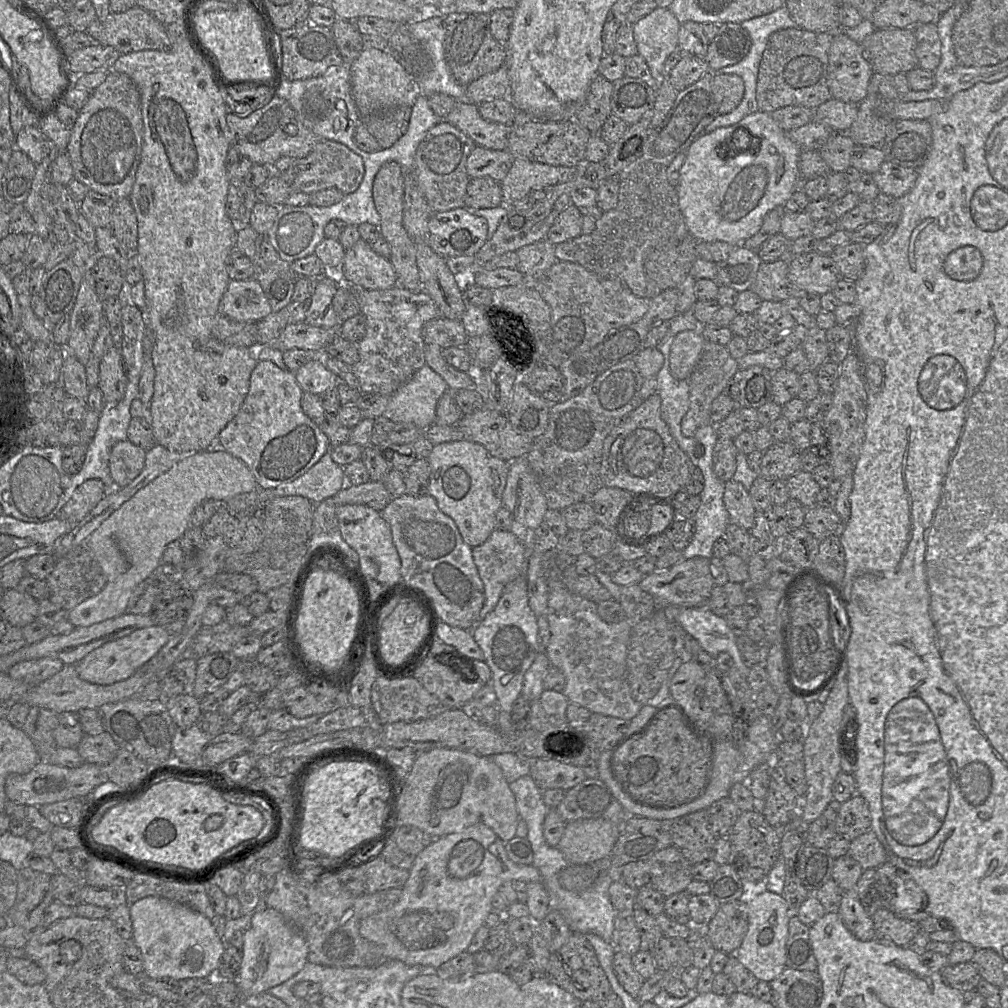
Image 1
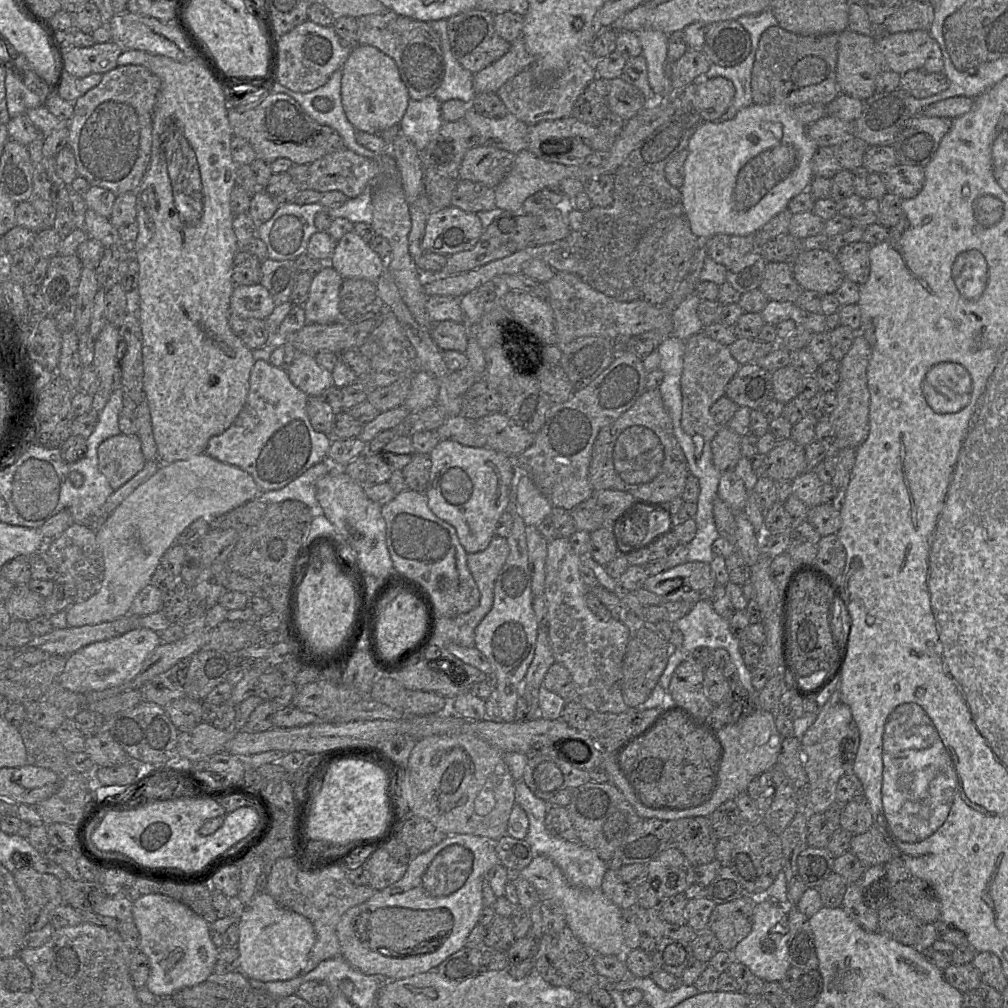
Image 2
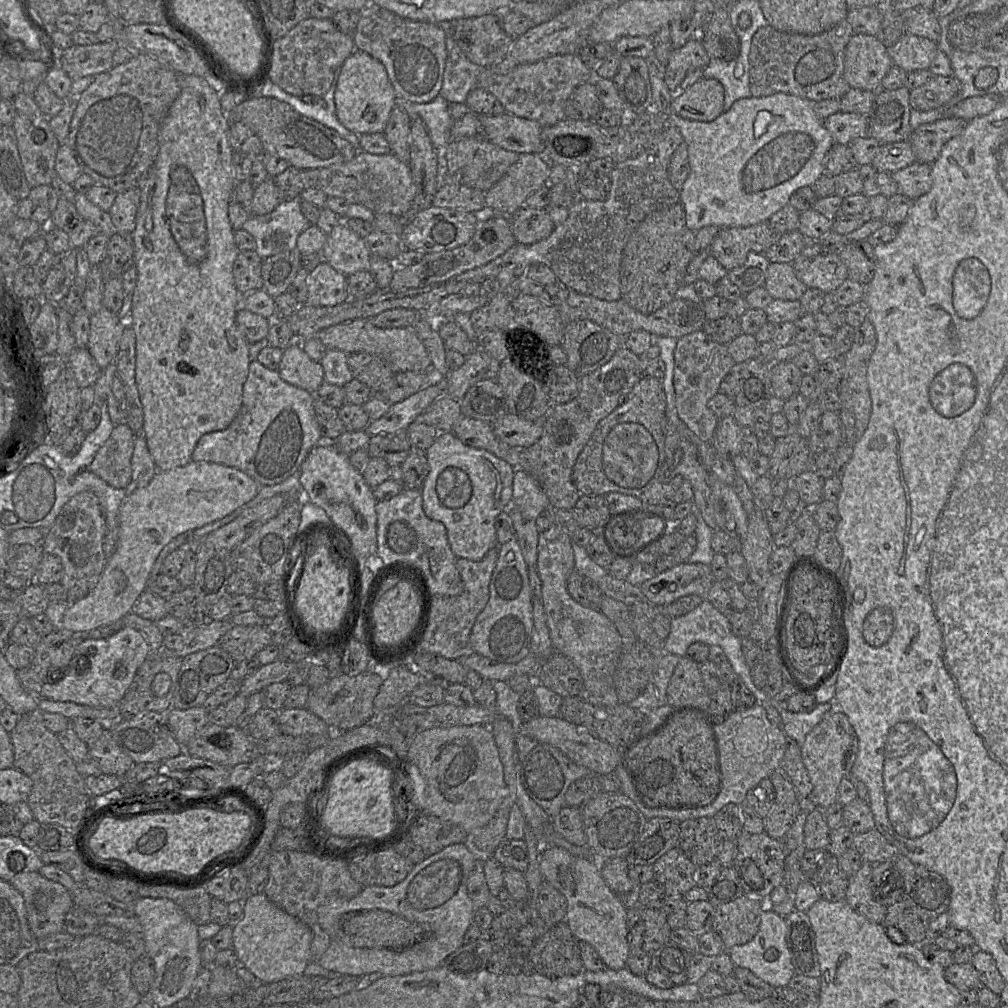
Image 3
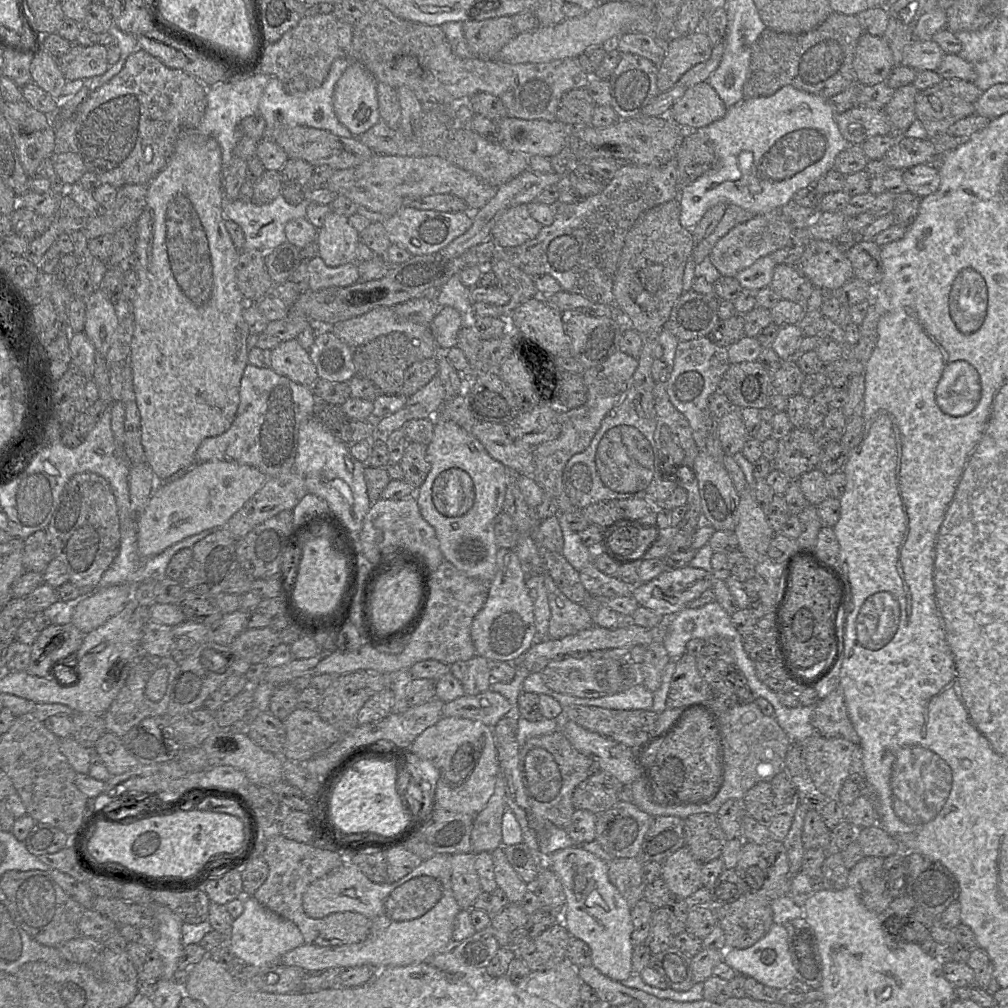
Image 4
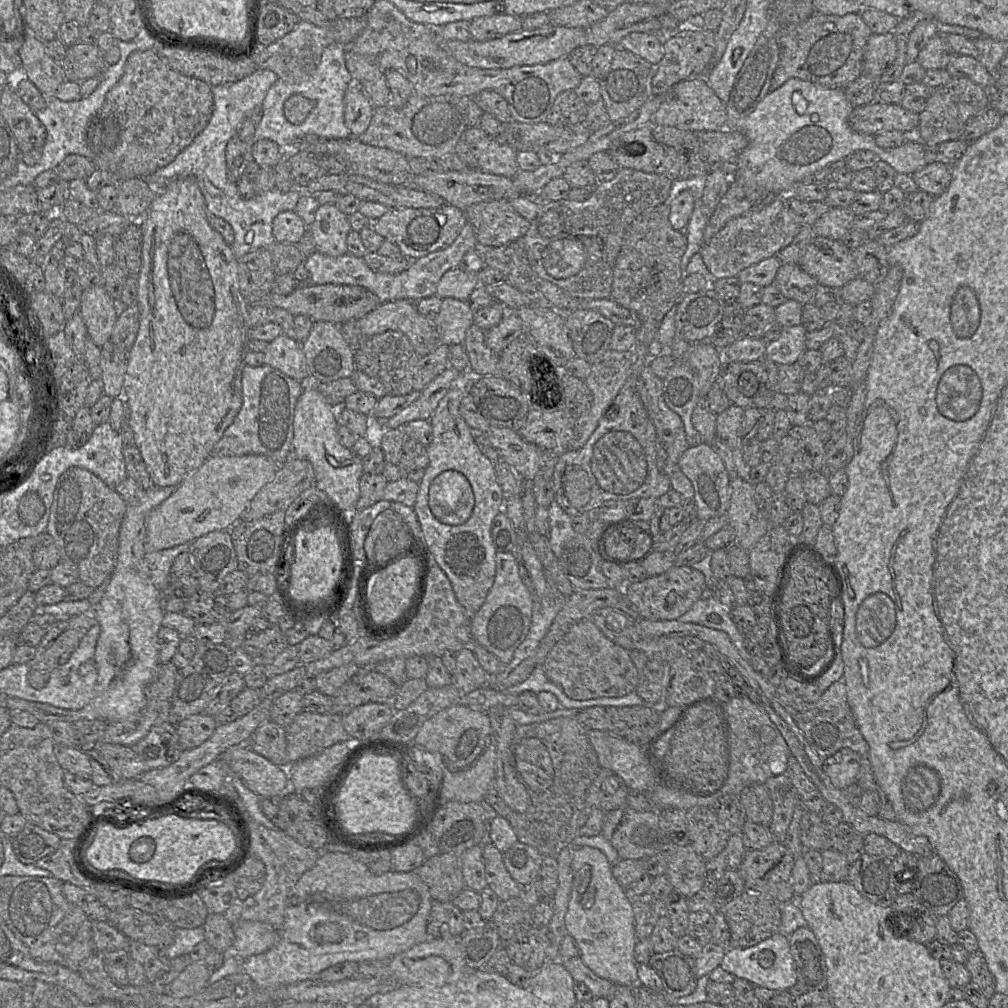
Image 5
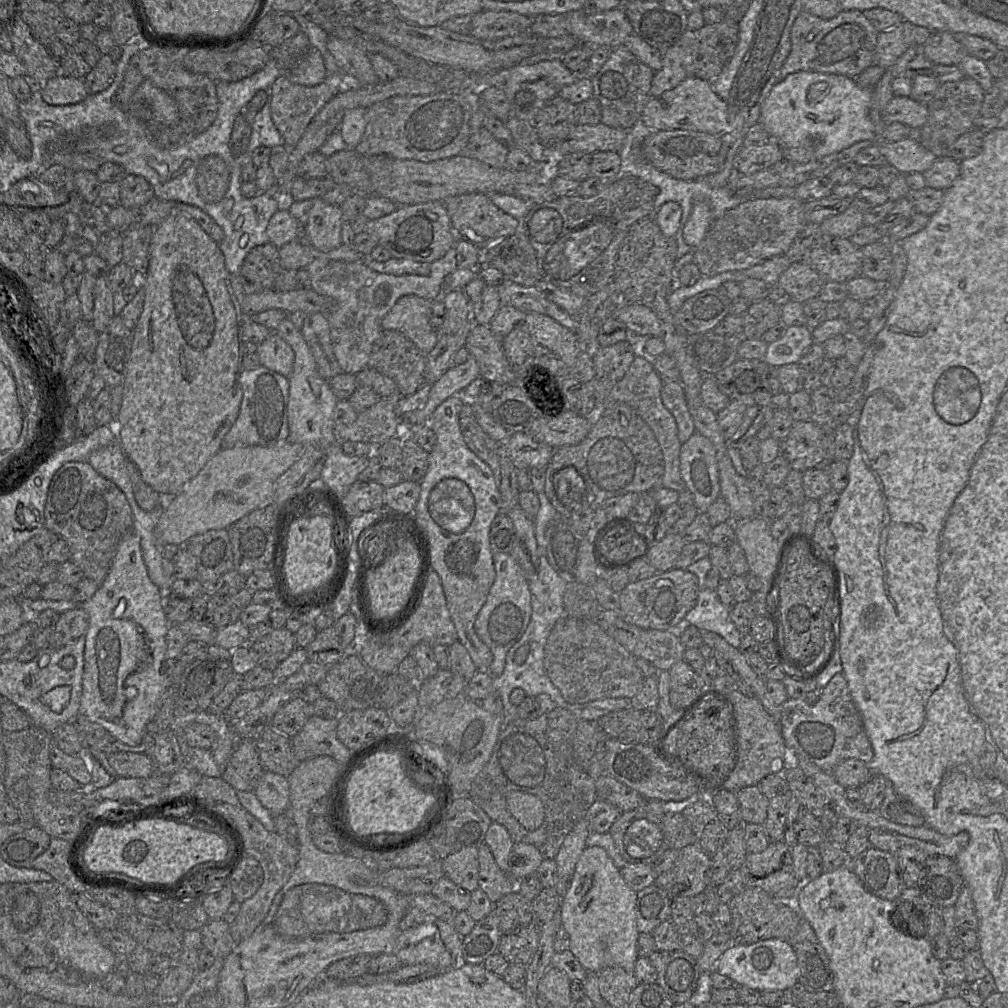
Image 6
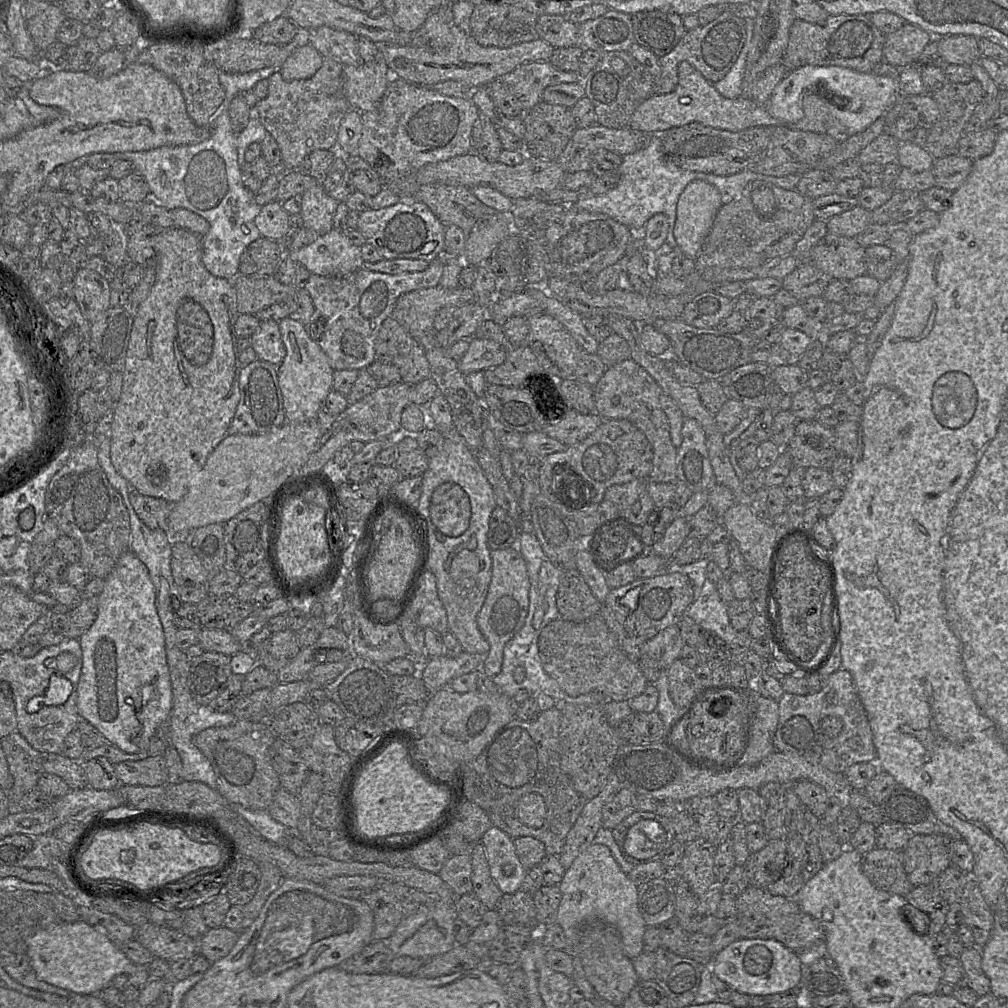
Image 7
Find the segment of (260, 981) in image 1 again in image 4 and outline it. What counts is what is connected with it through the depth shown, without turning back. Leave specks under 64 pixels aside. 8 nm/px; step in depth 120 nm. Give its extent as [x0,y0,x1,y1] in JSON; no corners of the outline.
[227,896,304,966]

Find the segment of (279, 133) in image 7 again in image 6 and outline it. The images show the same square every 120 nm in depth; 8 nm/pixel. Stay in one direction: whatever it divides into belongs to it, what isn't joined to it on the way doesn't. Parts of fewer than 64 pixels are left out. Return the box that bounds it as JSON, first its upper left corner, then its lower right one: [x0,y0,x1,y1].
[269,73,345,149]

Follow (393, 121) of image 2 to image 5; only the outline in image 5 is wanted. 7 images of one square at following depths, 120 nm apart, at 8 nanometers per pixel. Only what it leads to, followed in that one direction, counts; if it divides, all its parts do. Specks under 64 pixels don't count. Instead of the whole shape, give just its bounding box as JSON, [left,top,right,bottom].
[344,85,374,137]

